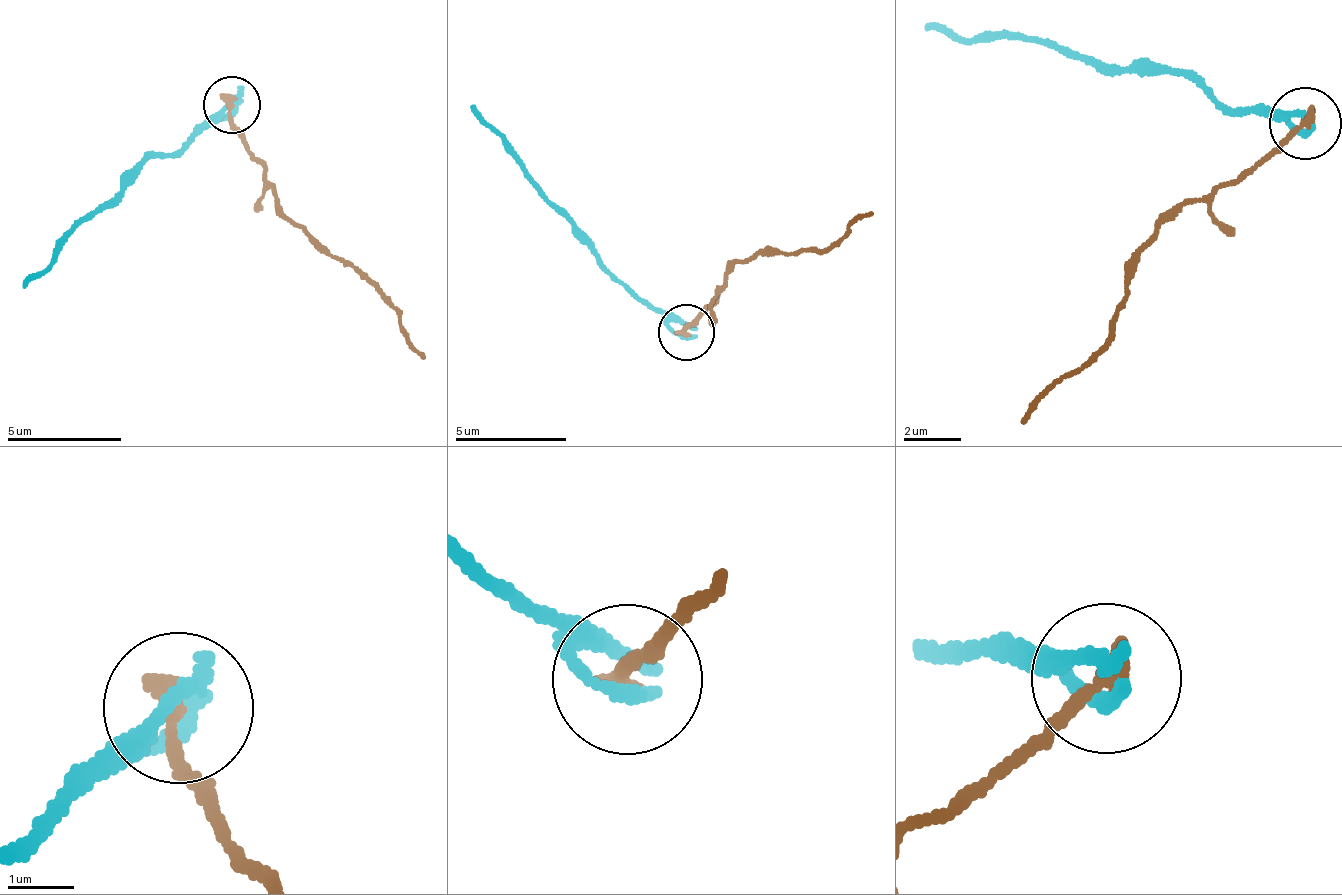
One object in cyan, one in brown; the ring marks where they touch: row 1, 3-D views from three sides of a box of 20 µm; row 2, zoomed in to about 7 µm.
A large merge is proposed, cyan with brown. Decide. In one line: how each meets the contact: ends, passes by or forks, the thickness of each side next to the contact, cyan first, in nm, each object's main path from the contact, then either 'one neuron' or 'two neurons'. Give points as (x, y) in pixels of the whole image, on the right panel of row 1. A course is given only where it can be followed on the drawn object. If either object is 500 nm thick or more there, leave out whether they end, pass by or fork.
cyan ends there; brown ends there; 260 nm thick on the cyan side, 280 nm on the other; cyan runs (1307, 127), (1284, 110), (1232, 111), (1187, 77), (995, 35), (928, 30); brown runs (1307, 123), (1208, 201), (1165, 211), (1124, 289), (1118, 319), (1020, 420); two neurons

